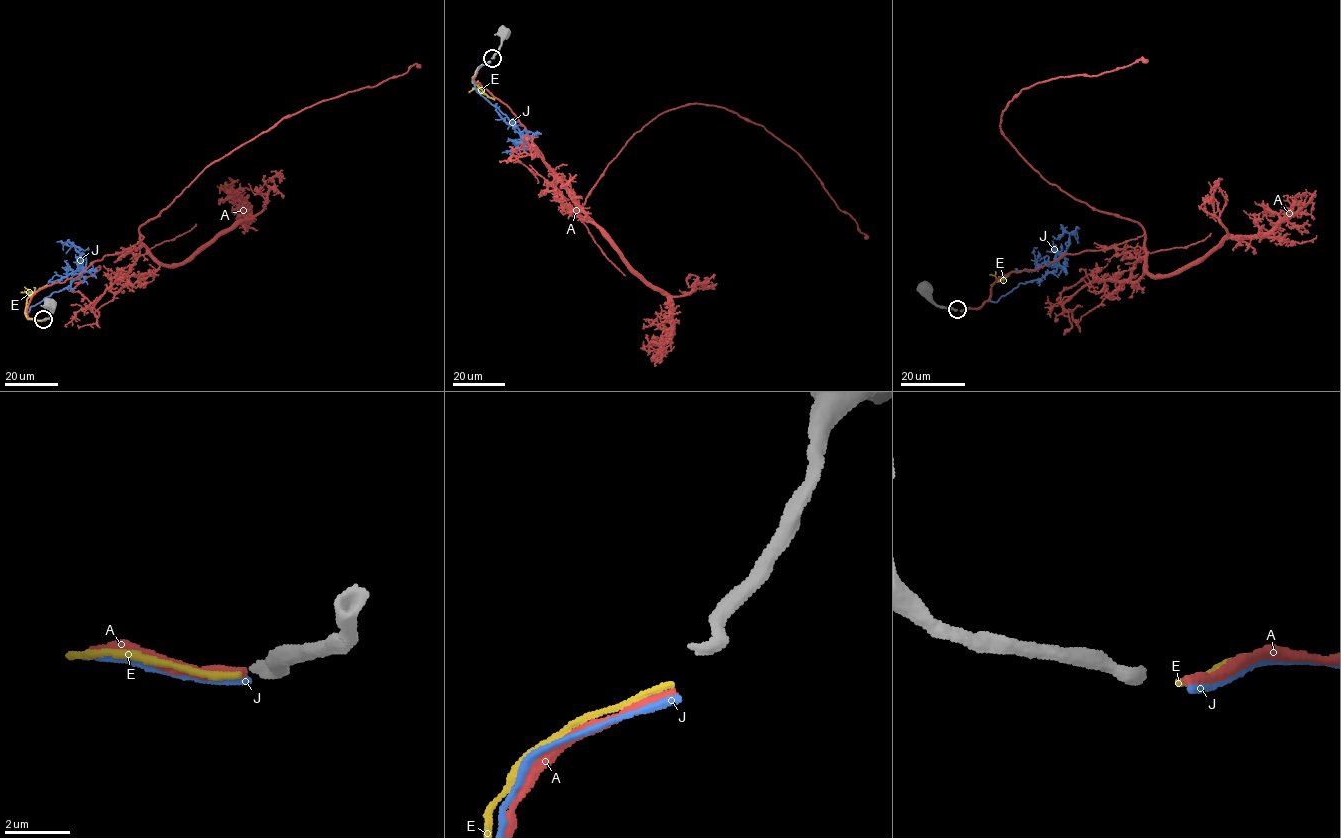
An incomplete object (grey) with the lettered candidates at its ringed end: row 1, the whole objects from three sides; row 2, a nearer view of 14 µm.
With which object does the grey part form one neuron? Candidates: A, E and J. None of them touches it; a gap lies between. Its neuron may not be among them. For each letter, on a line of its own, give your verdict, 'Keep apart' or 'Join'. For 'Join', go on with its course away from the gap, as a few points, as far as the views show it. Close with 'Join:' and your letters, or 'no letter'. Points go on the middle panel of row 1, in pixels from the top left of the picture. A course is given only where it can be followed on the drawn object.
A: Join. Its course: (490, 61), (474, 81), (524, 127), (576, 215), (635, 133), (699, 103), (734, 112), (789, 145), (865, 239)
E: Keep apart
J: Keep apart
Join: A

